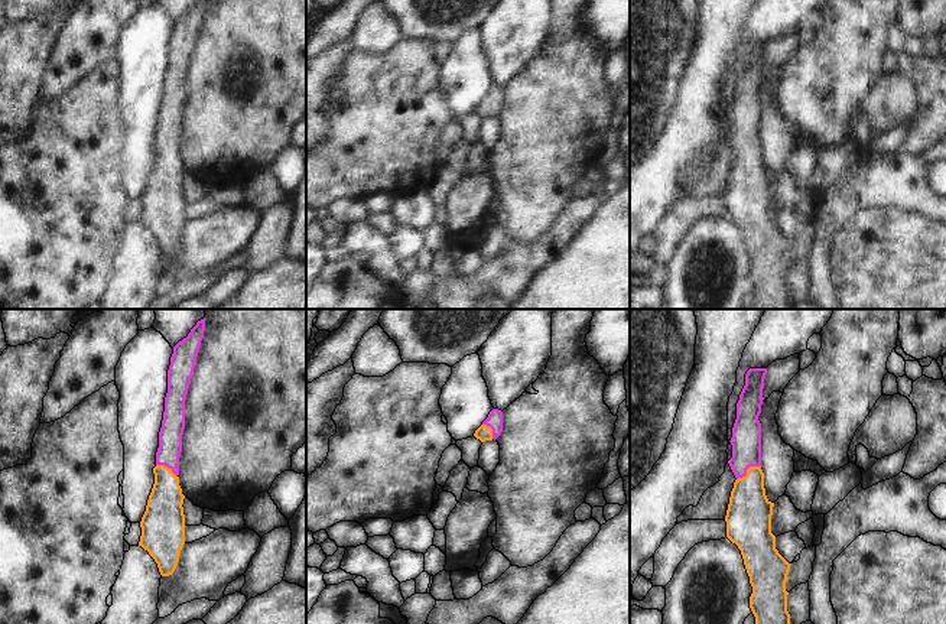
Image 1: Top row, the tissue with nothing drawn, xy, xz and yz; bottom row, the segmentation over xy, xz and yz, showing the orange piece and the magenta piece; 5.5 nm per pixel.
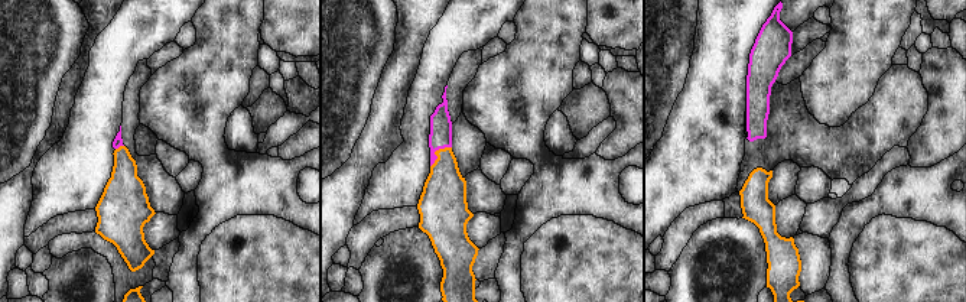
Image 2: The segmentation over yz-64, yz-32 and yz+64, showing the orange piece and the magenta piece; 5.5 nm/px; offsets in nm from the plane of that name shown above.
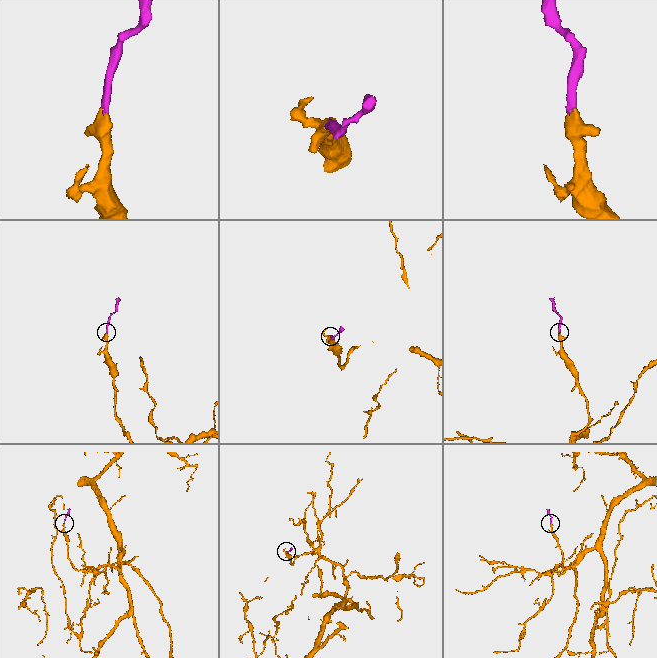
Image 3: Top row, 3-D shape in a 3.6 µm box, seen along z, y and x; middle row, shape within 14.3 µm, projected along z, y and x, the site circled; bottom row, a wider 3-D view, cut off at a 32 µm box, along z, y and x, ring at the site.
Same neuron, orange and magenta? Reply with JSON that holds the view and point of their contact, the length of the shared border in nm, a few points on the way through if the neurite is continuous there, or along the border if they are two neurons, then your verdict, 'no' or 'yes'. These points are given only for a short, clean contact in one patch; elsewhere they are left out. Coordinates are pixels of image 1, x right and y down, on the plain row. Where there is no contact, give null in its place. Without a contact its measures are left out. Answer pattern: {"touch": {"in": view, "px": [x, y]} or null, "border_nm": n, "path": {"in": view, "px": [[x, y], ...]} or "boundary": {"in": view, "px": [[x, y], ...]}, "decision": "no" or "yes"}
{"touch": {"in": "yz", "px": [747, 146]}, "border_nm": 160, "path": {"in": "yz", "px": [[748, 191], [747, 146], [745, 117]]}, "decision": "yes"}

